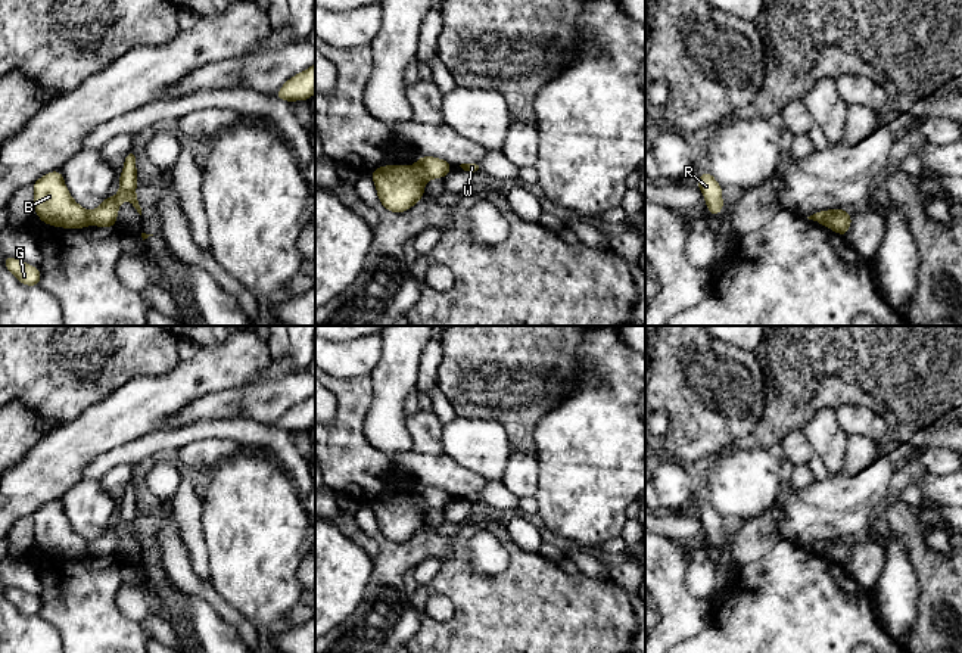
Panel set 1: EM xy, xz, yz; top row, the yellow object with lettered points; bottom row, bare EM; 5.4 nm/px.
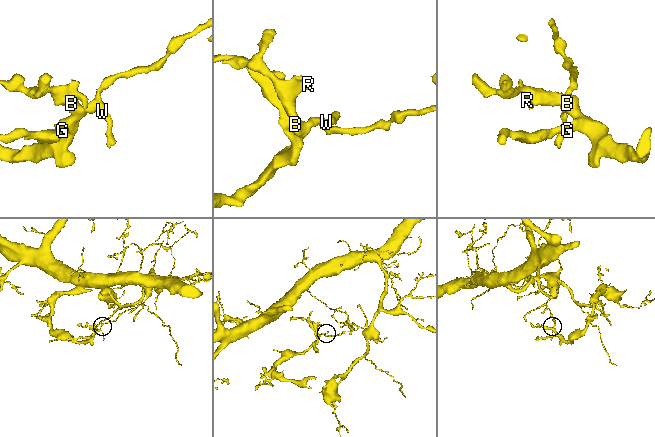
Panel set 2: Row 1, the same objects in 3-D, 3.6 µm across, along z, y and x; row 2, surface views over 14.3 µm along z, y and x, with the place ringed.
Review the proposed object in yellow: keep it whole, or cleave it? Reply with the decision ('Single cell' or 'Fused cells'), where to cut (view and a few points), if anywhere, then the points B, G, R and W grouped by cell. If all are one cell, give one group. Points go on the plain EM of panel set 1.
Fused cells. Split along xz (413, 497), (425, 512). Groups: B G R / W

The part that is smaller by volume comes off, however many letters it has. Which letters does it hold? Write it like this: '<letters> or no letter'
B, G, R

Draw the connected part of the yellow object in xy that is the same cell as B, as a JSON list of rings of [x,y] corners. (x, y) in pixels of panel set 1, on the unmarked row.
[[[59,500],[38,509],[32,514],[32,520],[34,538],[40,551],[63,559],[88,556],[88,541],[72,529]]]

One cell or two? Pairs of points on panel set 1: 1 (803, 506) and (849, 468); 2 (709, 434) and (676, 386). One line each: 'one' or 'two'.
1: two
2: one

